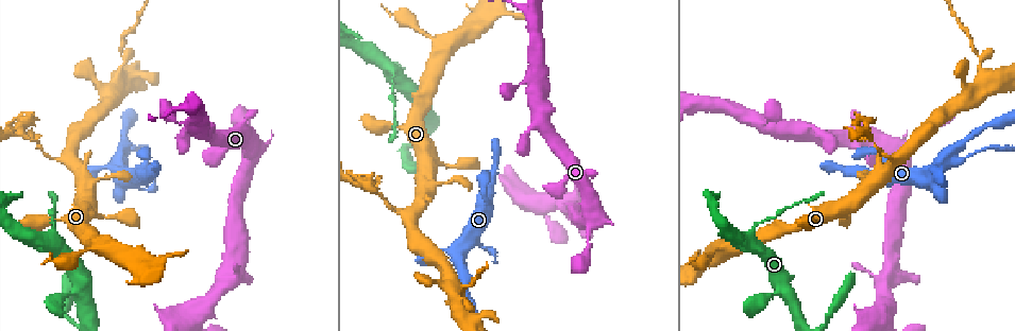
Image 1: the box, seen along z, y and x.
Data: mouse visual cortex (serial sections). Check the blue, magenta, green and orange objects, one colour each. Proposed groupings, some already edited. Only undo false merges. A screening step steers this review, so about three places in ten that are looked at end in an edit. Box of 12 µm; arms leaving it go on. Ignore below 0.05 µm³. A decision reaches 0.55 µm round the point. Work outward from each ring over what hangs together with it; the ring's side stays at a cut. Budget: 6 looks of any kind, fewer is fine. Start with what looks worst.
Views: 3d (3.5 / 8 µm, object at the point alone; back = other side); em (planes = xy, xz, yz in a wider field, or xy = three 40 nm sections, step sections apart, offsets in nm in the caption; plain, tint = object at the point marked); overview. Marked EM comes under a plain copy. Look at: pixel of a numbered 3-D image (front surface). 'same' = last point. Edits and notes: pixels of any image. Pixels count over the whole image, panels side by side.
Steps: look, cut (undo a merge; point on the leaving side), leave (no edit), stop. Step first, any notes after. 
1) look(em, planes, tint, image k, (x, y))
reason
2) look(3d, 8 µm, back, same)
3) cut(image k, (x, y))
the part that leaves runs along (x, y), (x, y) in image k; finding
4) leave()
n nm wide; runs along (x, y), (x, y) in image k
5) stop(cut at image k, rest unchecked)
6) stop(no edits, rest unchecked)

look(3d, 3.5 µm, image 1, (977, 54))
thin neck

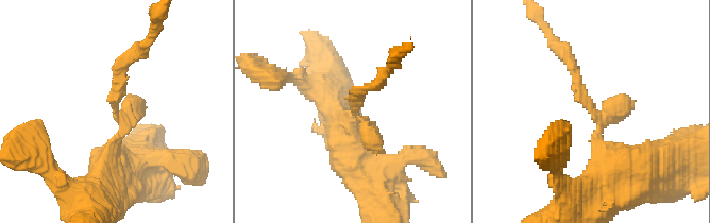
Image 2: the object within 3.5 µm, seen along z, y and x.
look(em, xy, step 3, tint, image 2, (354, 110))

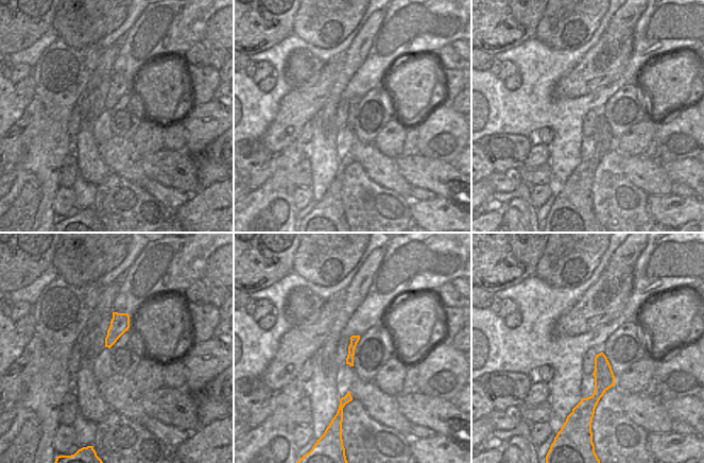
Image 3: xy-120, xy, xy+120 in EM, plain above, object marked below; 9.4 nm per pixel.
cut(image 2, (115, 98))
80 nm wide; the part that leaves runs along (122, 132), (119, 67), (141, 47) in image 2; a second cell is stuck on

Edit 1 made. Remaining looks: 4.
look(3d, 3.5 µm, image 1, (21, 136))
arms part here

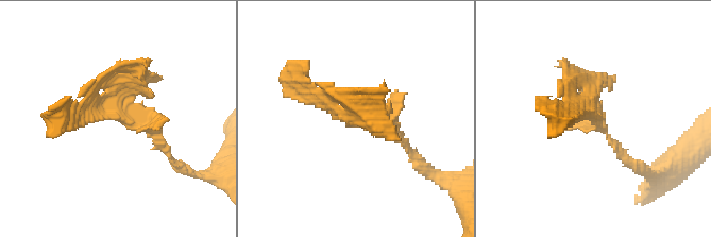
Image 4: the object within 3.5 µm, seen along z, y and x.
look(em, xy, step 1, tint, image 4, (594, 113))

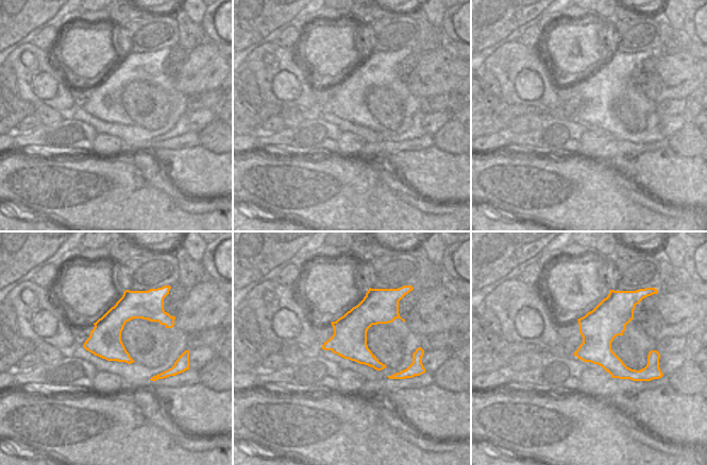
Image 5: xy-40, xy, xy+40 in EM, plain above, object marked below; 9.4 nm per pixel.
leave()
340 nm wide; runs along (618, 147), (569, 65) in image 4; all the same cell

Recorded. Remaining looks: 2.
look(3d, 3.5 µm, image 1, (52, 238))
small branch off a trunk

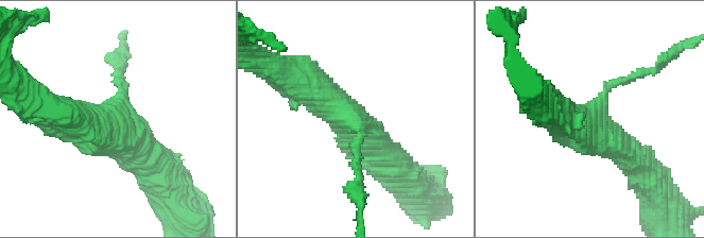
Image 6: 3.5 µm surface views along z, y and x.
look(em, planes, tint, image 6, (117, 116))

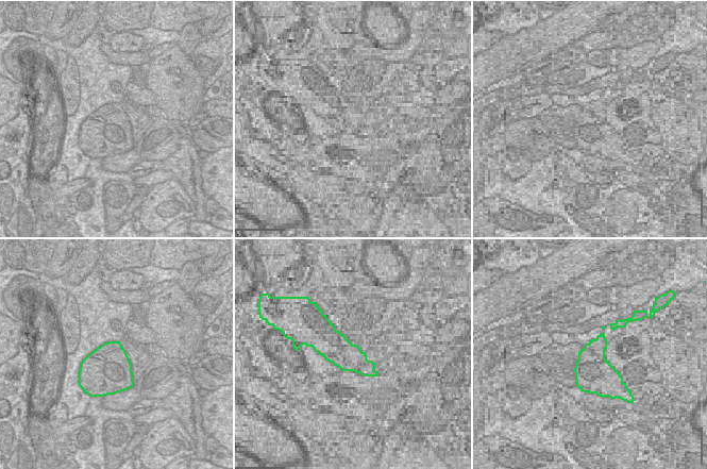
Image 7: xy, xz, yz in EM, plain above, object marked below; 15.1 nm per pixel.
leave()
runs along (391, 165), (353, 122), (293, 75) in image 6; all the same cell

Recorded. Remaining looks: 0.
stop(cut at image 2, rest unchecked)

